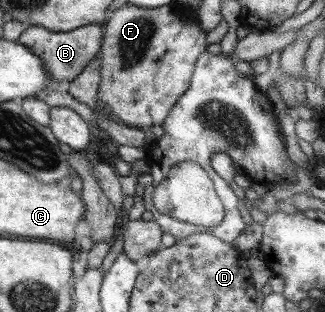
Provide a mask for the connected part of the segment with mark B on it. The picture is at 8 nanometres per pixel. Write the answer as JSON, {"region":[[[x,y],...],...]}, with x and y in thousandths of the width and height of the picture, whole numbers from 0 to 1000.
{"region":[[[274,77],[252,83],[252,90],[218,96],[215,103],[154,99],[123,83],[83,83],[83,93],[55,119],[52,135],[62,144],[80,147],[80,157],[92,157],[92,163],[123,186],[129,215],[142,221],[142,234],[154,247],[154,263],[175,266],[228,256],[252,231],[252,221],[289,183],[302,179],[317,128],[317,87]]]}

